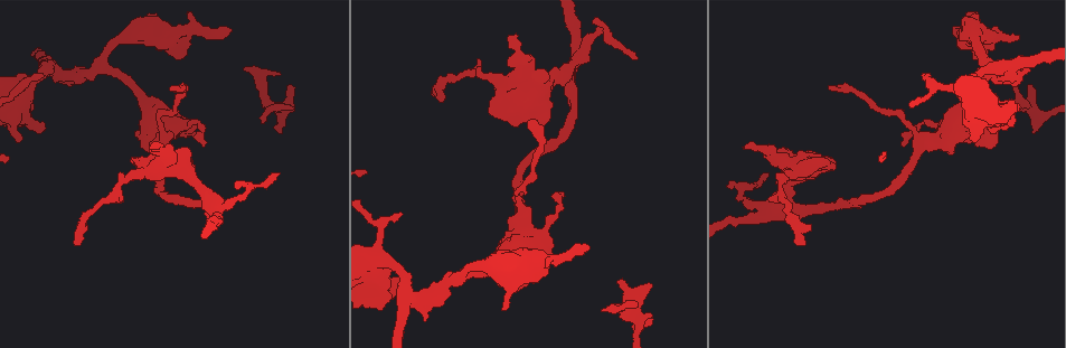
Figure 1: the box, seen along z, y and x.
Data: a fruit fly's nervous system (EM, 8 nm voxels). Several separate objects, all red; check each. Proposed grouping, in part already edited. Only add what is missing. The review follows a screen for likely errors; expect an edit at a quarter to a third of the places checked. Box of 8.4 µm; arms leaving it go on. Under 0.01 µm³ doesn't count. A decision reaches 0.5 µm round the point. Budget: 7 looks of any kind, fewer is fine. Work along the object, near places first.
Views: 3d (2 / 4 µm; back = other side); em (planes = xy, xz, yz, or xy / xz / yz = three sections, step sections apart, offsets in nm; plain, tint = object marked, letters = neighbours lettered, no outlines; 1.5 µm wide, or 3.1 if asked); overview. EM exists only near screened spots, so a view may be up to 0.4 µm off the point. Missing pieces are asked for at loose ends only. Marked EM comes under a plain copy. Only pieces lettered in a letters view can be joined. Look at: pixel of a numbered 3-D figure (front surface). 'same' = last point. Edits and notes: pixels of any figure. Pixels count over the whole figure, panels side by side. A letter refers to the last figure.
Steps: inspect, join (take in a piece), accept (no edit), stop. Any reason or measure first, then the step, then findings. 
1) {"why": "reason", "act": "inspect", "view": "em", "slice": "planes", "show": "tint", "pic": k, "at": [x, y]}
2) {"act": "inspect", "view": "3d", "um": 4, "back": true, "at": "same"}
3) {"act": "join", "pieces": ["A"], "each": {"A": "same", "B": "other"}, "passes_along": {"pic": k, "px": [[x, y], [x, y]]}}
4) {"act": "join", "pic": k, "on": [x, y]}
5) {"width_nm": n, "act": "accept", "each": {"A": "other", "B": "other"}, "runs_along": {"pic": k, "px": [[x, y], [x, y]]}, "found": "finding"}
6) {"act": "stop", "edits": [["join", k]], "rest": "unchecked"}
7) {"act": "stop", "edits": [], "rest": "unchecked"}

{"why": "branch stops here", "act": "inspect", "view": "em", "slice": "planes", "show": "letters", "pic": 1, "at": [590, 247]}

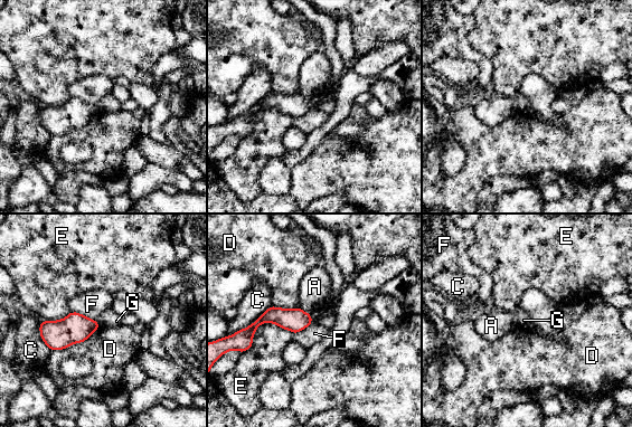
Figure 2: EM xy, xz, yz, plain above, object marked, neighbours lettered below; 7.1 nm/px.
{"longest_contact_nm": ["E", 400], "act": "accept", "each": {"A": "other", "C": "other", "D": "other", "E": "other", "F": "other", "G": "other"}, "found": "no lettered piece goes on from it"}

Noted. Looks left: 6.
{"why": "an open end", "act": "inspect", "view": "3d", "um": 4, "pic": 1, "at": [1032, 132]}

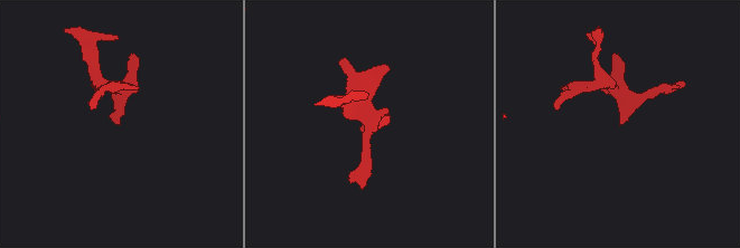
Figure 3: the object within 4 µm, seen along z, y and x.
{"act": "inspect", "view": "em", "slice": "planes", "show": "letters", "pic": 3, "at": [619, 123]}

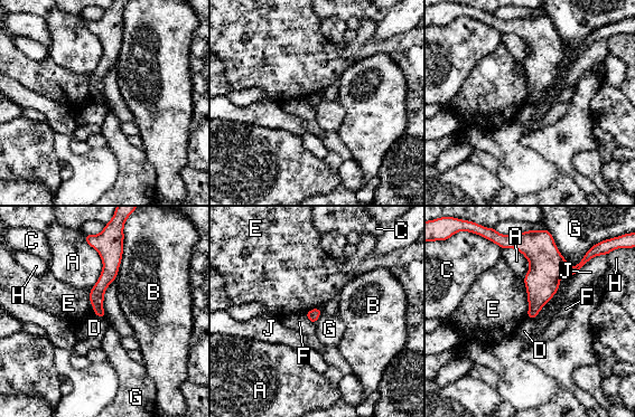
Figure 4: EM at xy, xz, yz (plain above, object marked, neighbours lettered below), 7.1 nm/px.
{"act": "accept", "each": {"A": "other", "B": "other", "C": "other", "D": "other", "E": "other", "F": "other", "G": "other", "H": "other", "J": "other"}, "runs_along": {"pic": 4, "px": [[96, 246], [108, 257], [102, 314]]}, "found": "no lettered piece goes on from it"}

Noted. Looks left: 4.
{"why": "free end", "act": "inspect", "view": "3d", "um": 4, "pic": 1, "at": [953, 153]}

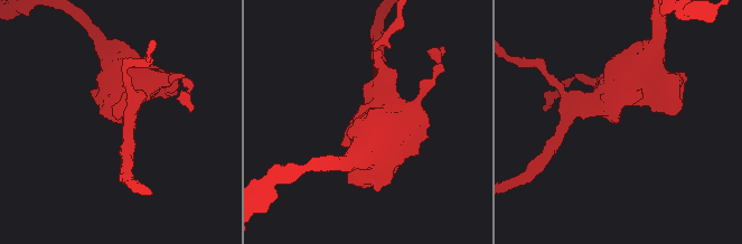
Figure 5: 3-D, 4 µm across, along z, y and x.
{"act": "inspect", "view": "em", "slice": "planes", "show": "letters", "pic": 5, "at": [615, 123]}

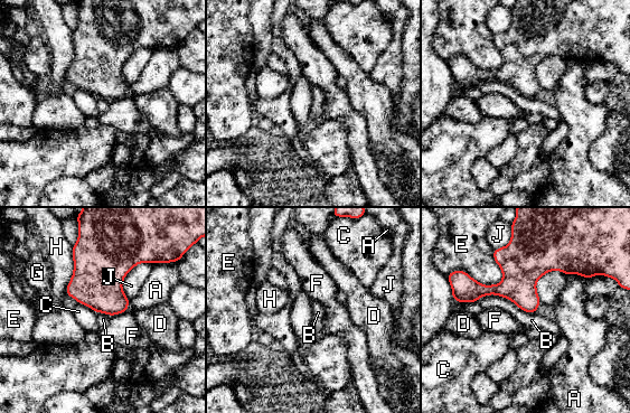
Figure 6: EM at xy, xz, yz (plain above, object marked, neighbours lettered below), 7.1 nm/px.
{"act": "accept", "each": {"A": "other", "B": "other", "C": "other", "D": "other", "E": "other", "F": "other", "G": "other", "H": "other", "J": "other"}, "found": "no lettered piece goes on from it"}

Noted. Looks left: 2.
{"act": "stop", "edits": [], "rest": "unchecked"}

